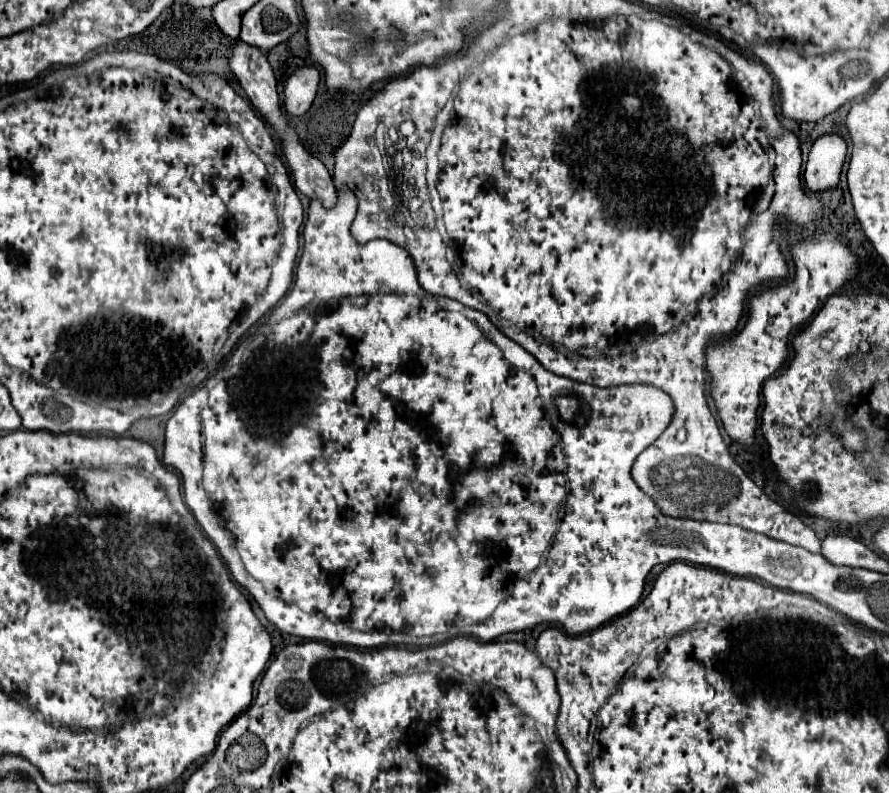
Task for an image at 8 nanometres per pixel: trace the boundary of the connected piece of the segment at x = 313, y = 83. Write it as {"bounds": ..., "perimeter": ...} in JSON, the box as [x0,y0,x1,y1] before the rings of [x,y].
{"bounds":[284,65,320,115],"perimeter":[[[314,65],[298,67],[284,83],[284,105],[292,115],[306,113],[318,93],[320,71]]]}

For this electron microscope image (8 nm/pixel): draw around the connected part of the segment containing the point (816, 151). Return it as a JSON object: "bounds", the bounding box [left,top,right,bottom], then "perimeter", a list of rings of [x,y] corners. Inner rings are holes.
{"bounds":[804,133,846,191],"perimeter":[[[826,133],[818,137],[810,149],[804,181],[810,191],[834,187],[840,179],[840,171],[846,159],[846,141],[838,133]]]}

